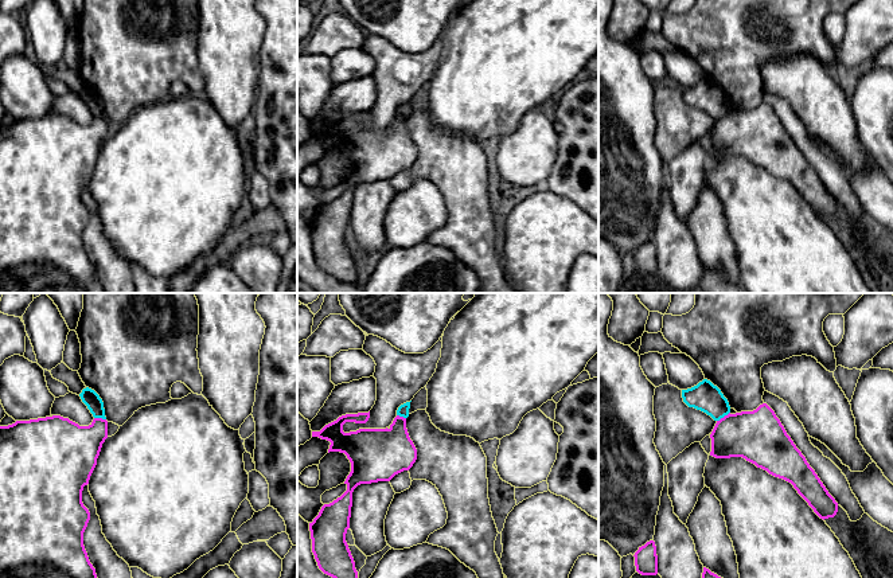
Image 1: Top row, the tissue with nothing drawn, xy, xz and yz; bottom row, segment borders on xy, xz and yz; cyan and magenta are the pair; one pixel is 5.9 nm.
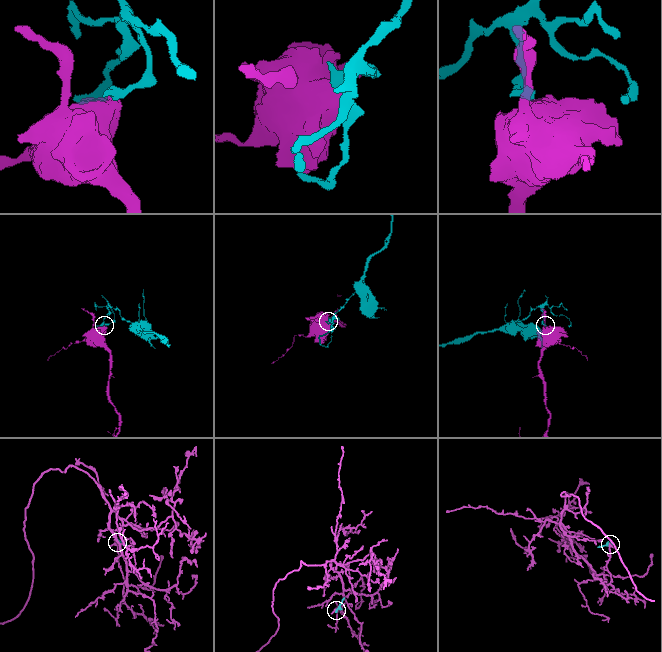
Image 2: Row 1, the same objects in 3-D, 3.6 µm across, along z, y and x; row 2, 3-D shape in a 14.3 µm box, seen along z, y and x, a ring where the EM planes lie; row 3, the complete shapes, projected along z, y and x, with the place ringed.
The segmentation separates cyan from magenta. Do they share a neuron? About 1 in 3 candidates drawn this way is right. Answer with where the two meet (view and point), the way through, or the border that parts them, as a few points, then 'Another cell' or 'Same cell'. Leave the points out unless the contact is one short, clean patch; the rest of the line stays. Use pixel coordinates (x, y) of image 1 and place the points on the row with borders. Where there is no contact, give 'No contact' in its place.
Touches cyan at yz (722, 417). Boundary: yz (729, 411), (717, 421). Another cell

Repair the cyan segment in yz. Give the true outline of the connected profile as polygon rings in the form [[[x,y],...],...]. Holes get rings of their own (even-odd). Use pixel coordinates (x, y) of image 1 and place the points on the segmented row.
[[[703,379],[691,388],[682,390],[682,398],[689,407],[706,413],[714,421],[720,421],[730,413],[728,399],[721,390],[707,379]]]

